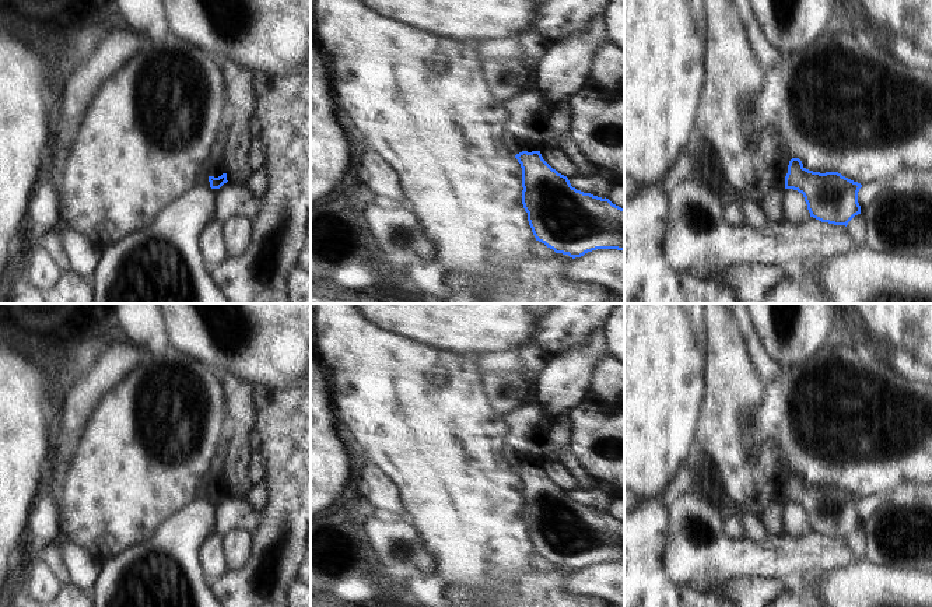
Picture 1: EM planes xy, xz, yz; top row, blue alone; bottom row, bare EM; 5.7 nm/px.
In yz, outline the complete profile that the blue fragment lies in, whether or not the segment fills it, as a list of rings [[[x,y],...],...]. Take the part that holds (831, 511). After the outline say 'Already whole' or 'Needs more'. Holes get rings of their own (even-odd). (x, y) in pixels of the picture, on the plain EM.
[[[792,471],[785,490],[785,502],[803,508],[810,530],[834,538],[848,538],[861,527],[858,505],[861,497],[838,485],[813,485],[799,471]]]. Already whole

